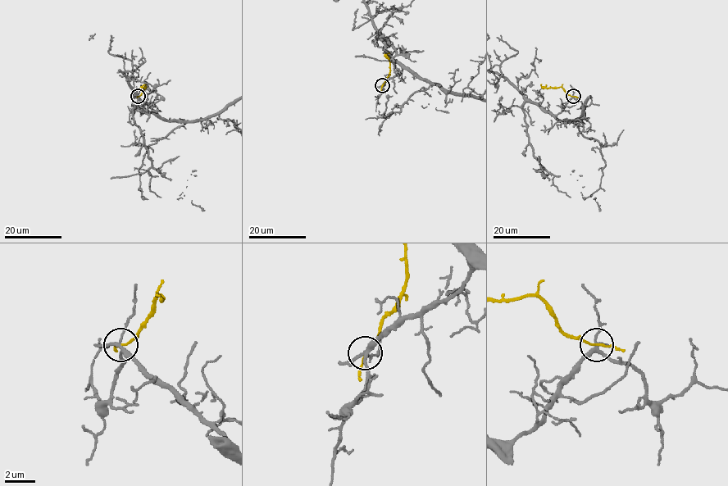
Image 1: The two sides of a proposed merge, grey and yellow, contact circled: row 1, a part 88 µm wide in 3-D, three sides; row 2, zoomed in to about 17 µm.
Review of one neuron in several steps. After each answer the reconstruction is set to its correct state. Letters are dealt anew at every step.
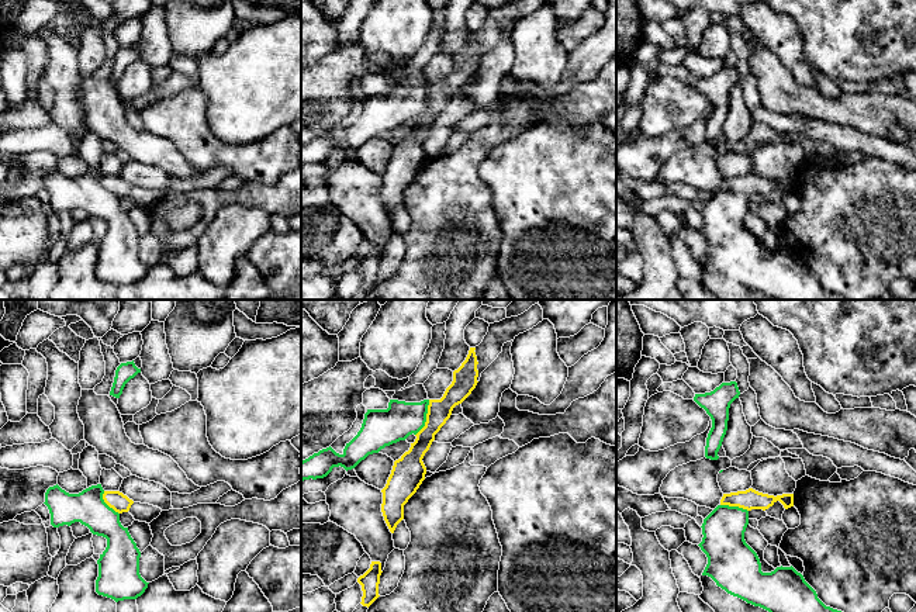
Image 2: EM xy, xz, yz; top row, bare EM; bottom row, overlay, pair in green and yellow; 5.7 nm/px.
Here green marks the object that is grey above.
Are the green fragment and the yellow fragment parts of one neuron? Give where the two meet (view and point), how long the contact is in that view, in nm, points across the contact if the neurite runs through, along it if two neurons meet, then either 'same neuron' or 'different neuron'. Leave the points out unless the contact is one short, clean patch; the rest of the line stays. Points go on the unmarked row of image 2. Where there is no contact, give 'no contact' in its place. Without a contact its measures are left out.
meets green in xz at (425, 103); contact 220 nm long; border along xz (429, 85), (425, 110), (415, 120); different neuron

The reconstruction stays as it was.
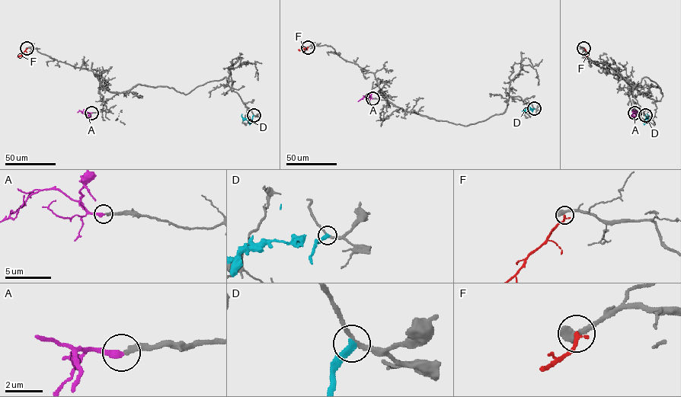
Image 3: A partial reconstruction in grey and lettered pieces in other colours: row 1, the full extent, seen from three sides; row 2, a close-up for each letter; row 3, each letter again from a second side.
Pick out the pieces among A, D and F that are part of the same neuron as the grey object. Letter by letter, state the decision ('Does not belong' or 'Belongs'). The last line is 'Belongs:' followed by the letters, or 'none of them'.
A: Belongs
D: Does not belong
F: Does not belong
Belongs: A

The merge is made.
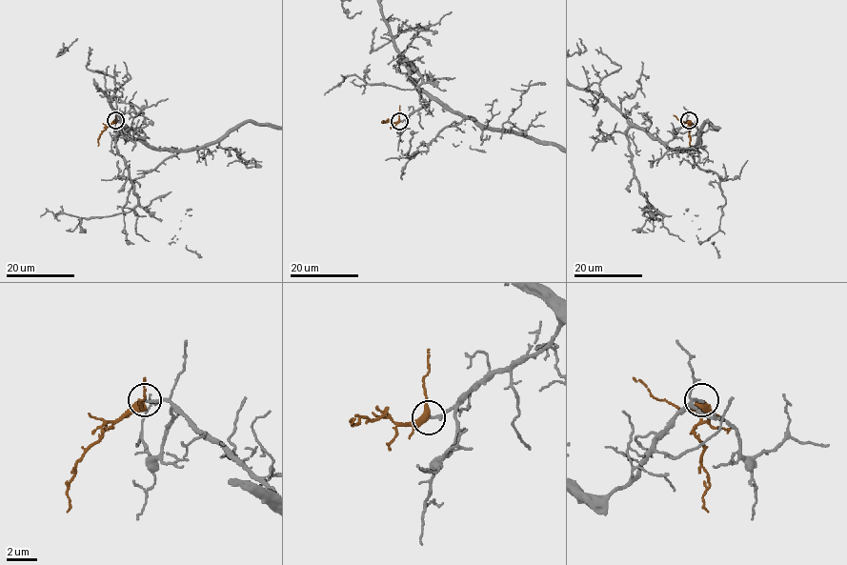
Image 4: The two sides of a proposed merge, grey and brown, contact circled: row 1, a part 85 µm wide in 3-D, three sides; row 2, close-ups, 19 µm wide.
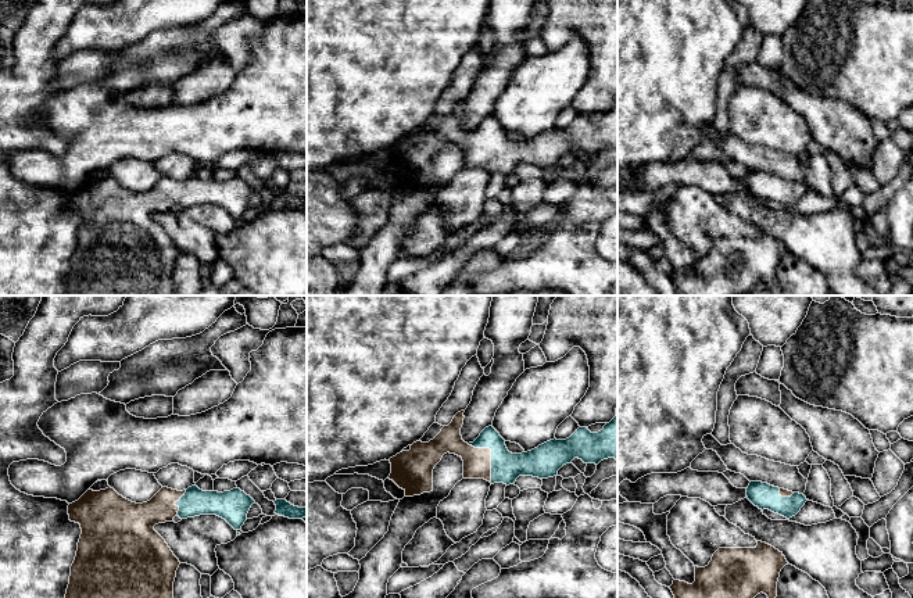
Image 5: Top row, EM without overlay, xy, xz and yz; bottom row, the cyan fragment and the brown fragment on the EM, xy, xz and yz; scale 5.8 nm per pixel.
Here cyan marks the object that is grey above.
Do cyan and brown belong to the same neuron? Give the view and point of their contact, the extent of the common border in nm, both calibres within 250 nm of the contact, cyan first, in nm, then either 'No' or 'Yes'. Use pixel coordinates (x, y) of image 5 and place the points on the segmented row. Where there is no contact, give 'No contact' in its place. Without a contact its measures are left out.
Touches cyan at xz (491, 455). Shared border 260 nm. Thickness 180 nm (cyan) against 160 nm. Yes

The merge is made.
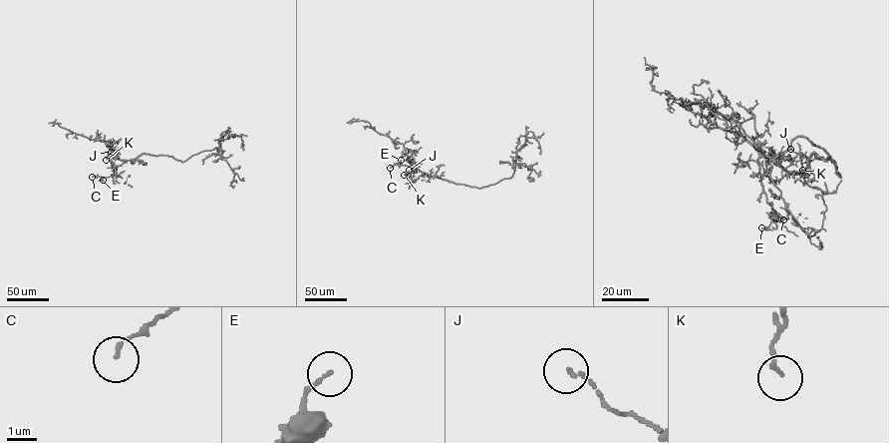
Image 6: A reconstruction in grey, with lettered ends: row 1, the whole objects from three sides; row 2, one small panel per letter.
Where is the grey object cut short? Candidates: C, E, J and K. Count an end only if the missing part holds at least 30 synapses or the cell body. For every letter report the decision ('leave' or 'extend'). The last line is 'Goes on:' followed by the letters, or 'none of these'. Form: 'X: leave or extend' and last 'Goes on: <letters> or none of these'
C: leave
E: leave
J: leave
K: leave
Goes on: none of these

